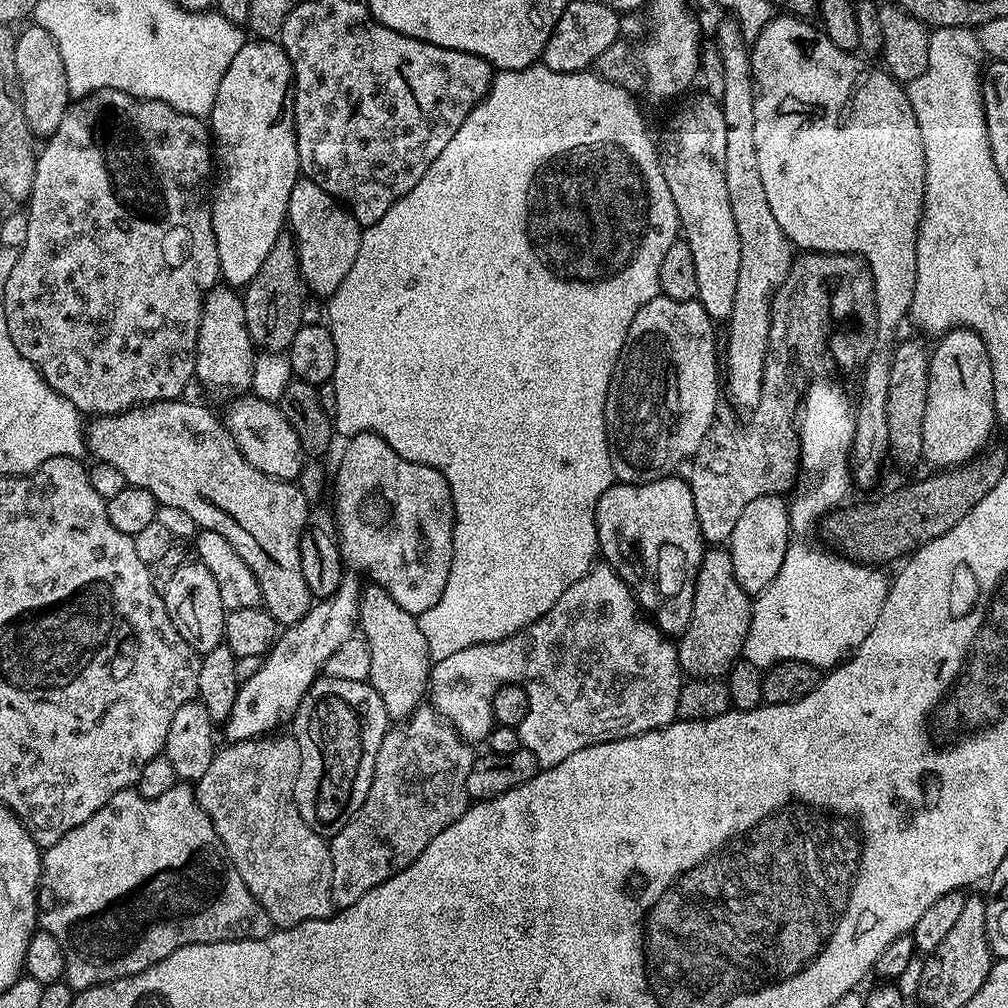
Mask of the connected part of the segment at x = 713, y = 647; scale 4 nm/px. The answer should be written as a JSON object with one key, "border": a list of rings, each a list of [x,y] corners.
{"border":[[[724,546],[709,547],[696,575],[690,622],[678,640],[681,669],[697,680],[727,677],[737,660],[741,659],[752,621],[752,606],[749,594],[744,592],[734,576],[729,549]]]}

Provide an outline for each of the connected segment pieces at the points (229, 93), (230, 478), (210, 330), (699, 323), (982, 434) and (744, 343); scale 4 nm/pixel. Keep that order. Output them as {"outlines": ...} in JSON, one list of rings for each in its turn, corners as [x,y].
{"outlines":[[[[252,38],[230,58],[218,94],[214,98],[210,131],[214,141],[214,160],[218,165],[218,179],[211,193],[212,225],[218,242],[220,275],[225,285],[243,289],[258,274],[266,254],[285,231],[288,219],[290,190],[294,190],[301,175],[296,145],[296,123],[292,105],[292,63],[279,43],[268,38]]],[[[188,398],[159,400],[116,416],[95,417],[86,428],[86,448],[89,453],[93,452],[96,460],[110,462],[110,466],[122,470],[131,487],[150,490],[157,505],[175,506],[194,518],[197,529],[222,534],[222,538],[238,550],[238,558],[250,566],[254,578],[258,578],[263,607],[276,619],[277,625],[297,624],[308,613],[314,597],[306,586],[306,578],[302,578],[300,539],[310,524],[310,501],[295,483],[276,480],[262,474],[262,470],[254,470],[238,450],[221,417],[219,420],[210,409],[200,404],[191,404]]],[[[217,286],[209,292],[202,306],[196,351],[196,375],[204,388],[212,392],[244,394],[251,389],[258,349],[246,330],[246,310],[239,291],[228,286]]],[[[661,294],[634,314],[634,322],[630,322],[626,342],[612,371],[604,407],[612,474],[619,483],[645,484],[673,475],[683,460],[684,463],[691,461],[708,431],[717,423],[716,403],[720,396],[722,400],[722,372],[718,367],[715,327],[698,299],[675,300]]],[[[949,328],[947,332],[939,337],[940,340],[931,349],[928,357],[928,385],[926,386],[926,415],[922,417],[922,450],[924,451],[923,459],[929,460],[936,470],[945,468],[955,468],[957,464],[966,464],[968,461],[980,455],[985,448],[989,447],[992,431],[998,428],[996,419],[996,407],[994,406],[994,378],[992,377],[992,363],[990,362],[990,354],[986,350],[986,342],[982,342],[982,338],[974,330],[969,328]]],[[[727,18],[716,28],[716,40],[714,47],[718,50],[718,54],[722,54],[722,74],[726,74],[726,90],[723,91],[722,98],[719,100],[719,106],[722,115],[726,120],[726,189],[729,194],[731,213],[734,214],[734,225],[737,227],[738,242],[741,248],[741,261],[738,267],[737,289],[734,291],[733,312],[726,319],[728,325],[728,349],[723,349],[722,364],[726,369],[726,396],[732,399],[732,404],[738,411],[744,414],[750,414],[758,406],[758,402],[762,398],[762,386],[764,385],[764,367],[766,366],[766,358],[768,357],[768,343],[770,342],[770,322],[772,321],[772,299],[776,297],[776,291],[782,286],[782,282],[787,278],[788,271],[792,268],[794,259],[794,245],[788,241],[786,234],[782,234],[782,226],[778,226],[774,213],[770,211],[770,202],[766,202],[766,190],[762,187],[762,173],[758,170],[758,150],[754,150],[754,98],[756,97],[756,86],[752,82],[752,58],[750,55],[749,43],[744,38],[744,31],[740,29],[740,25],[735,19]]]]}

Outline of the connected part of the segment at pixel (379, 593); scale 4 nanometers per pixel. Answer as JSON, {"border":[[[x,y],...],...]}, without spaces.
{"border":[[[369,583],[360,593],[360,618],[358,621],[359,631],[364,641],[370,646],[370,674],[367,683],[382,698],[382,706],[386,706],[388,719],[392,722],[407,720],[417,708],[425,703],[426,693],[430,688],[433,658],[428,653],[425,635],[419,628],[417,617],[410,615],[382,586]]]}

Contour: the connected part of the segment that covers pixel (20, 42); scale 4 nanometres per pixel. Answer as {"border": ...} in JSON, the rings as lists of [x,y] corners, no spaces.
{"border":[[[32,22],[24,33],[16,36],[14,46],[14,66],[16,77],[20,83],[20,97],[26,114],[28,129],[33,137],[47,138],[58,130],[62,122],[62,114],[66,114],[70,97],[66,86],[66,66],[62,66],[62,54],[58,54],[58,42],[50,38],[46,30]]]}

